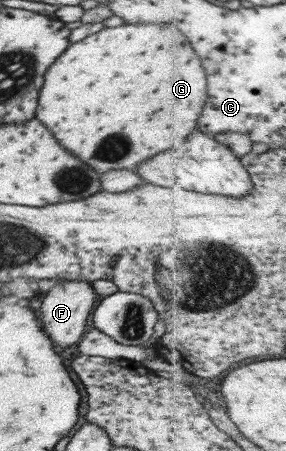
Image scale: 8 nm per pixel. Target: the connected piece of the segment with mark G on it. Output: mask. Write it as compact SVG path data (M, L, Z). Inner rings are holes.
M119 25L119 27L111 27L111 29L107 27L87 35L79 43L68 44L65 51L55 59L55 63L43 75L43 87L39 89L35 119L39 119L51 131L51 135L63 149L67 149L71 155L75 155L93 171L105 173L111 169L135 169L139 163L143 163L145 159L165 149L171 149L171 147L179 149L187 141L187 137L197 129L197 119L201 117L205 103L207 103L207 75L205 75L203 63L195 53L195 49L191 47L191 43L179 31L179 27L177 31L169 31L169 27L157 27L157 25Z

